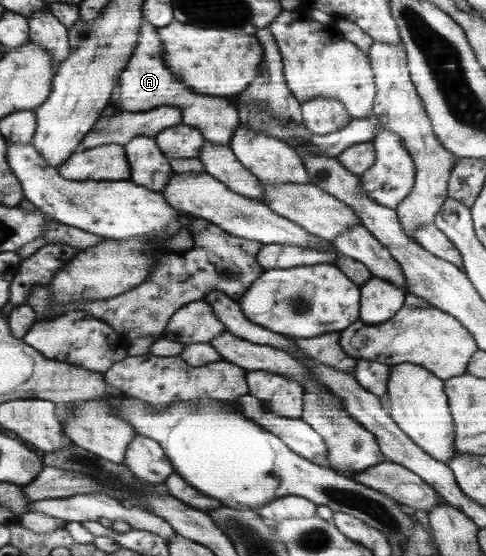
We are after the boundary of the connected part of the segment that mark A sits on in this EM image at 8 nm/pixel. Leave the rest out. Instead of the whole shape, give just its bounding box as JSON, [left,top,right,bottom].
[114,19,240,146]

